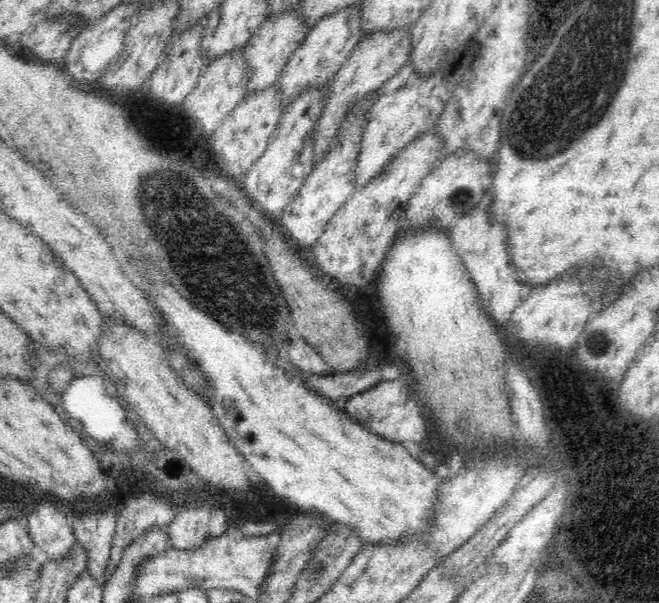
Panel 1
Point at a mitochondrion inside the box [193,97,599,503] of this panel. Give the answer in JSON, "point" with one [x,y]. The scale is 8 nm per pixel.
{"point":[460,198]}

